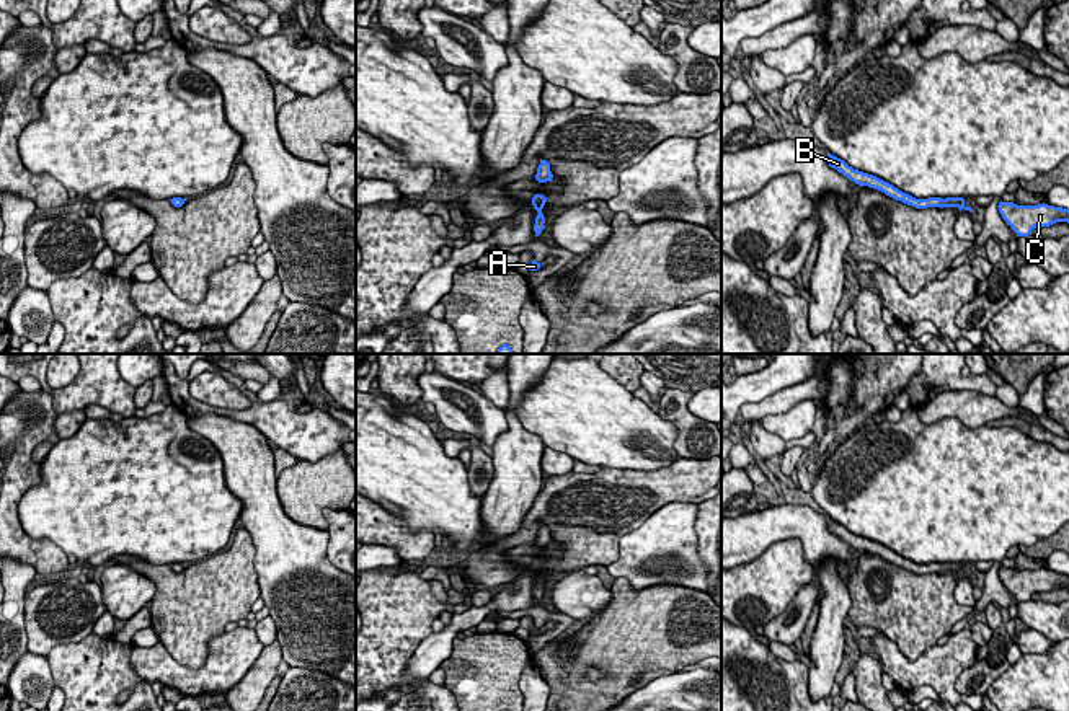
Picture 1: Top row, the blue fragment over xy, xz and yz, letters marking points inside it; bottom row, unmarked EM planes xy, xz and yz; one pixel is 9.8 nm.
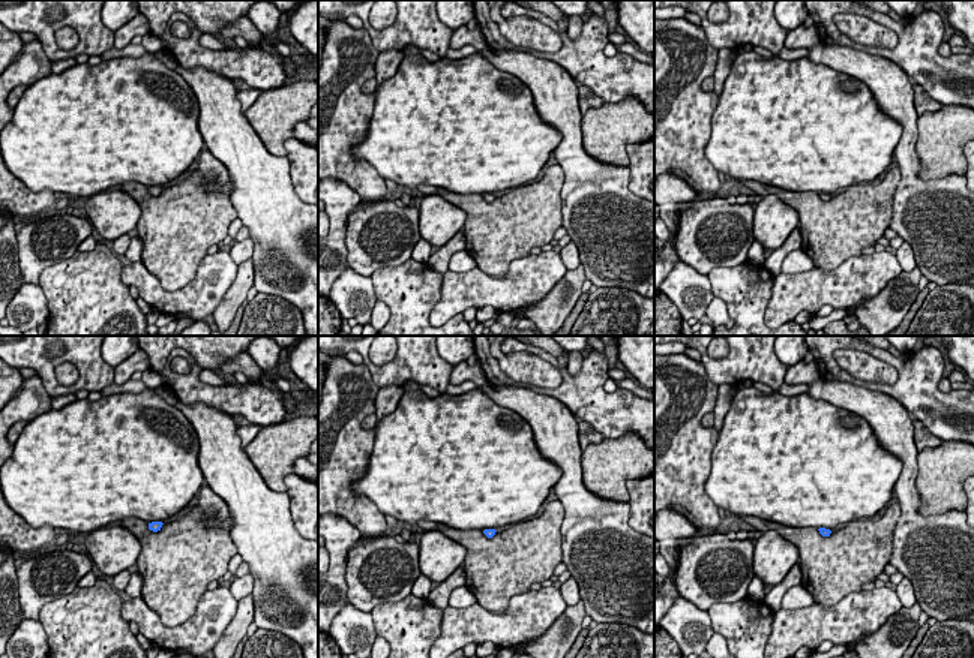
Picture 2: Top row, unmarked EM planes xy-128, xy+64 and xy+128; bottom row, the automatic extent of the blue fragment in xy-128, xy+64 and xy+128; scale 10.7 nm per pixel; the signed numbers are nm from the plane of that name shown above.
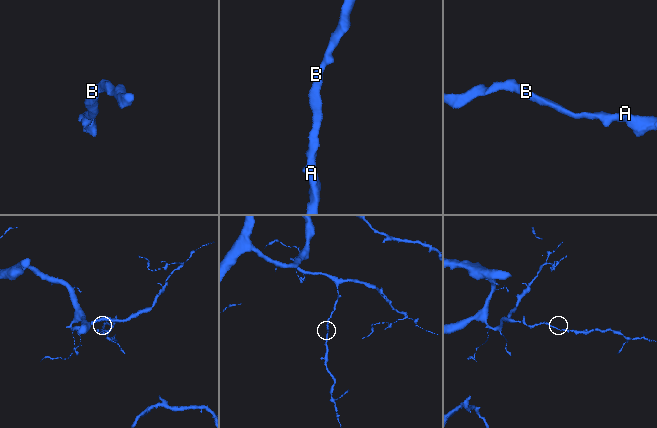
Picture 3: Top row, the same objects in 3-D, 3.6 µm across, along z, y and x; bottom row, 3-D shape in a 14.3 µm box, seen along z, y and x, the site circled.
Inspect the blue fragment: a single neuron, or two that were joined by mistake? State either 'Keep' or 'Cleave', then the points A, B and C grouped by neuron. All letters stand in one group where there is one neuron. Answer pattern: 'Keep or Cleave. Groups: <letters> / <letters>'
Keep. Groups: A B C

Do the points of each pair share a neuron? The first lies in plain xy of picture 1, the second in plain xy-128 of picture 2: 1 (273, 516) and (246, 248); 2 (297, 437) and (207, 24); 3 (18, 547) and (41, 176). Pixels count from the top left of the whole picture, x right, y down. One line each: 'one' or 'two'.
1: two
2: two
3: two

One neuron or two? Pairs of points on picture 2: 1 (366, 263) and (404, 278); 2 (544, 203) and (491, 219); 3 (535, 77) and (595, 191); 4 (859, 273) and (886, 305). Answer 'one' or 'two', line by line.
1: two
2: one
3: one
4: two

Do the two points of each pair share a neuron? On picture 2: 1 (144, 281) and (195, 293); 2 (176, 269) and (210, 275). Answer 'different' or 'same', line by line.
1: same
2: different

